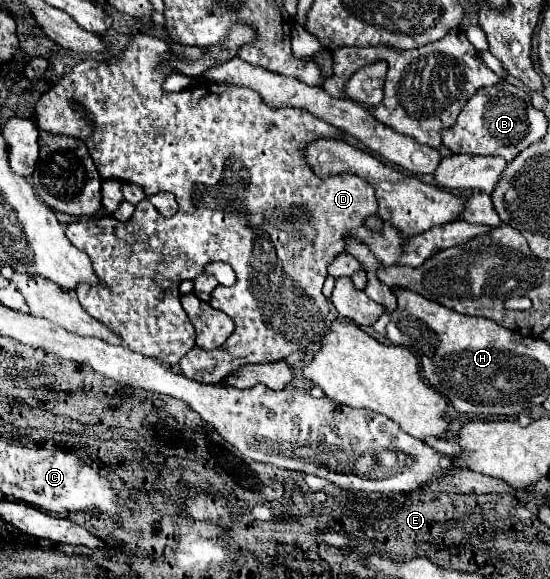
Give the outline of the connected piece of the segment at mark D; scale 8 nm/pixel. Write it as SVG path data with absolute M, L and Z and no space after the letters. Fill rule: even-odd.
M233 24L221 48L207 46L199 60L187 60L171 50L169 40L138 32L129 38L129 46L119 58L103 62L83 60L75 64L71 72L45 92L35 106L39 128L81 138L91 156L101 164L99 172L103 178L109 176L135 182L147 196L151 196L151 192L171 192L177 198L179 210L171 218L161 216L149 200L143 200L137 204L129 222L117 222L113 216L85 218L67 226L67 238L79 250L89 254L93 270L101 280L97 288L89 288L85 284L77 288L75 294L85 312L93 314L109 330L117 332L123 338L123 344L133 352L157 358L169 366L175 366L181 360L181 374L201 384L217 384L229 372L235 372L245 364L283 360L291 354L289 348L299 350L303 344L319 344L329 314L329 302L321 294L321 288L329 276L327 266L337 256L337 250L347 250L347 238L357 238L367 244L371 254L385 266L421 266L437 252L491 230L481 228L481 224L459 220L429 228L411 238L401 236L401 232L389 222L383 222L381 230L373 232L365 226L365 218L379 216L373 188L355 174L321 178L305 160L305 148L313 140L345 140L343 130L323 122L303 108L271 108L255 90L245 86L201 84L181 92L163 90L163 82L167 78L165 66L169 68L169 74L179 72L187 76L201 76L213 66L235 58L237 48L253 40L255 32L247 24ZM73 104L79 104L81 110L85 110L85 116L83 112L77 112ZM215 260L231 264L237 274L237 282L233 286L217 286L211 293L209 304L231 316L237 328L221 348L207 352L193 348L195 328L181 308L177 288L183 280L201 274L207 262Z

